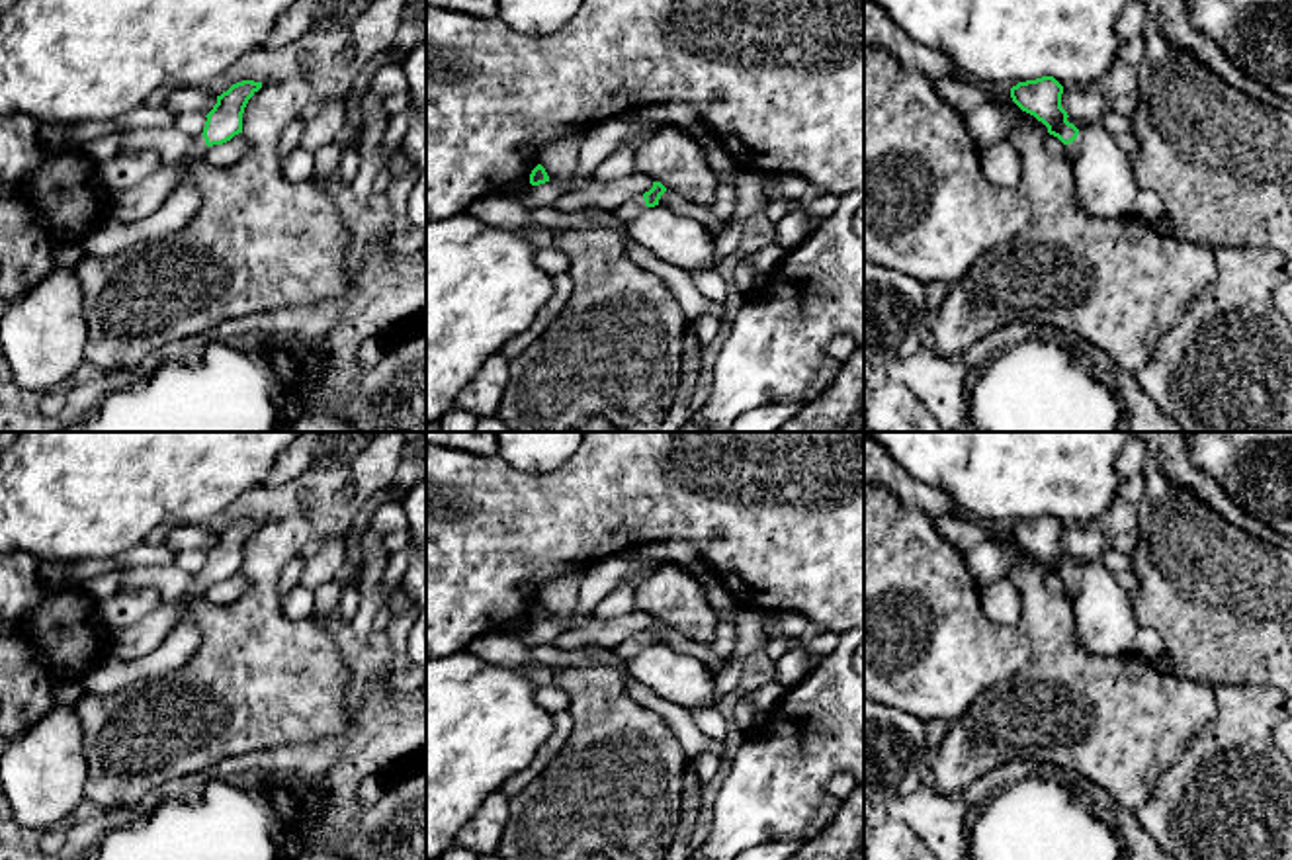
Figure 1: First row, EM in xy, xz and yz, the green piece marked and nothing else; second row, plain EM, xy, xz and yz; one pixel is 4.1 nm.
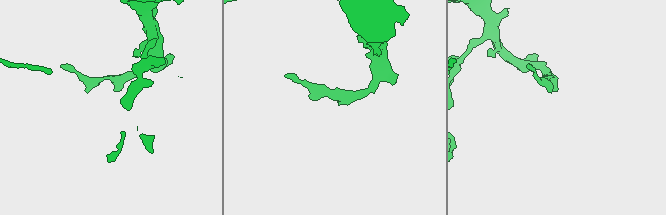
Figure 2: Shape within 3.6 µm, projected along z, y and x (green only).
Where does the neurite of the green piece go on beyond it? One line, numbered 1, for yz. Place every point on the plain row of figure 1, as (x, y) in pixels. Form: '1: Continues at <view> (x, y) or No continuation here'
1: Continues at yz (1074, 585)

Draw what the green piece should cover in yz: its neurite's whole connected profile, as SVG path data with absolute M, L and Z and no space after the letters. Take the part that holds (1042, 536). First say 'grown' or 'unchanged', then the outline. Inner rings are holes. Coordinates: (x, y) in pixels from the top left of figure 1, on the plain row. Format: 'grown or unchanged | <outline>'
grown | M1054 514L1018 520L1011 526L1012 539L1042 559L1048 571L1065 582L1075 600L1079 594L1079 567L1067 559L1069 553L1061 545L1061 532L1063 524Z

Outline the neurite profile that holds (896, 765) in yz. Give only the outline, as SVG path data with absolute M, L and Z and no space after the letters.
M864 696L864 799L901 799L928 778L926 725L919 717Z

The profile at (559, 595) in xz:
M571 567L538 588L538 600L545 606L549 620L561 622L567 629L579 627L590 618L579 612L582 579L584 569Z

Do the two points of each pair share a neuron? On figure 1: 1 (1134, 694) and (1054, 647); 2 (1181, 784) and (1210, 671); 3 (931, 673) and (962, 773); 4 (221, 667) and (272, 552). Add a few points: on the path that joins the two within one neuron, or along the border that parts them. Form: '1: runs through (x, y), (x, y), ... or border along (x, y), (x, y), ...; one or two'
1: runs through (1115, 694), (1101, 694), (1074, 667); one
2: border along (1212, 687), (1259, 687); two
3: border along (982, 694), (948, 726); two
4: runs through (251, 638), (260, 606), (262, 581); one

